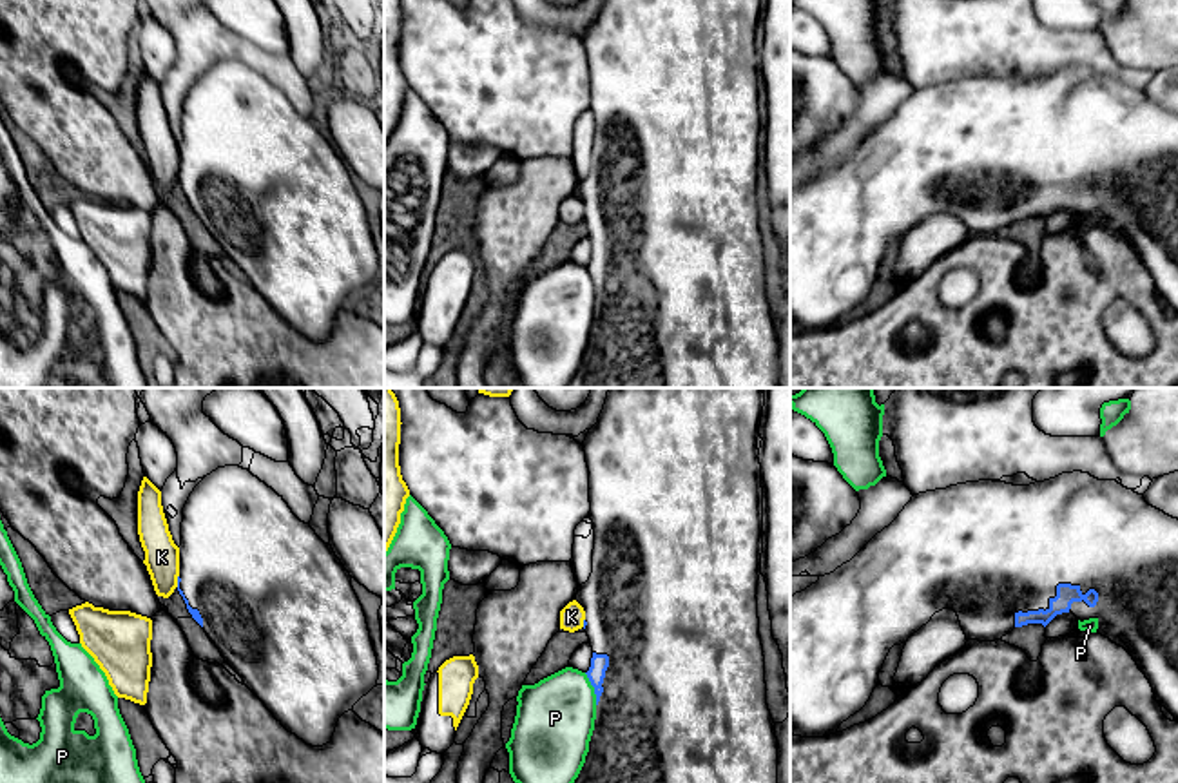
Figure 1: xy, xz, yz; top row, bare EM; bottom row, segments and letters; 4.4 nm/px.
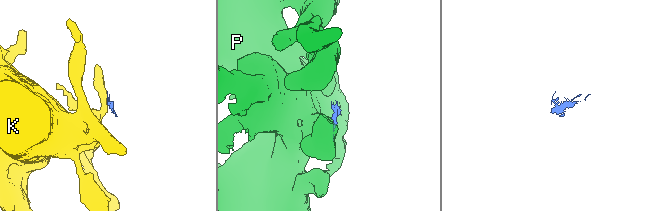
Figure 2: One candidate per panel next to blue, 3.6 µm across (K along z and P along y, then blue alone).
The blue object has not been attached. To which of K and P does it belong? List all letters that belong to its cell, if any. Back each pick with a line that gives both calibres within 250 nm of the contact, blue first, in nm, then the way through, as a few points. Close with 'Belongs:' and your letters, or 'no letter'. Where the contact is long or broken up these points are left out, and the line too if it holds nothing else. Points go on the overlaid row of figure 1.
Belongs: no letter

